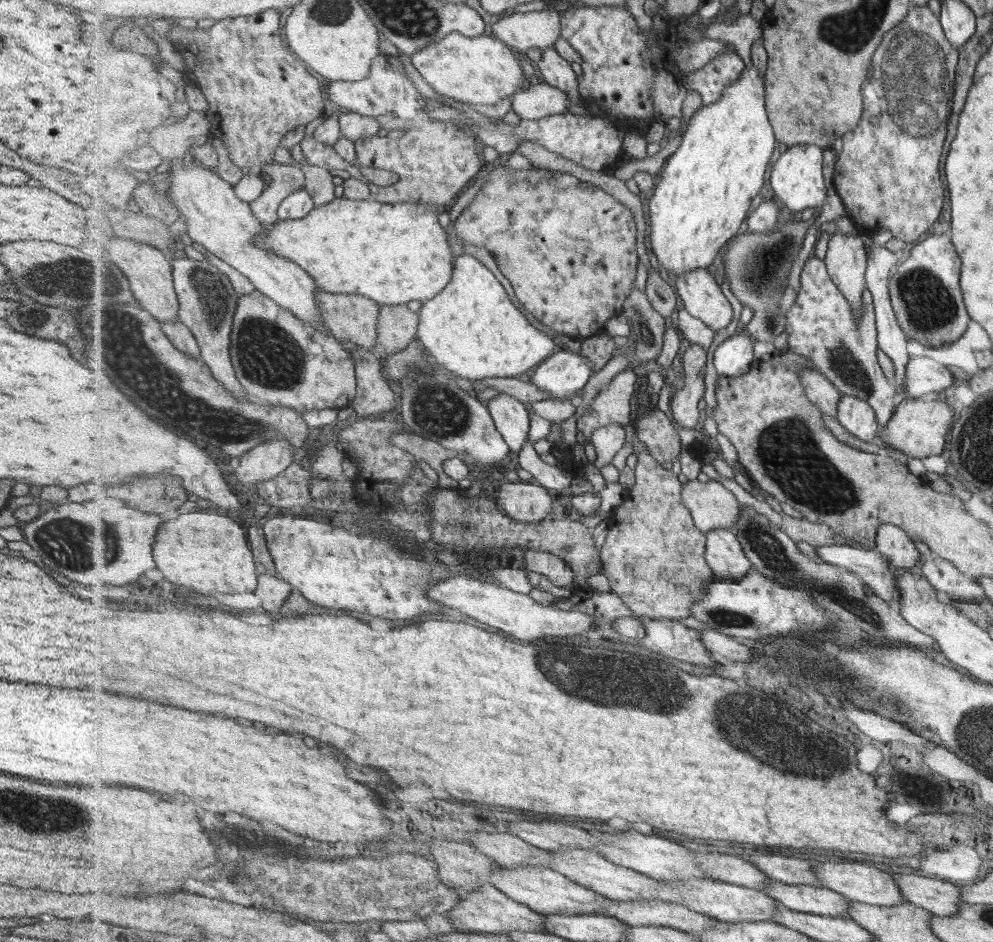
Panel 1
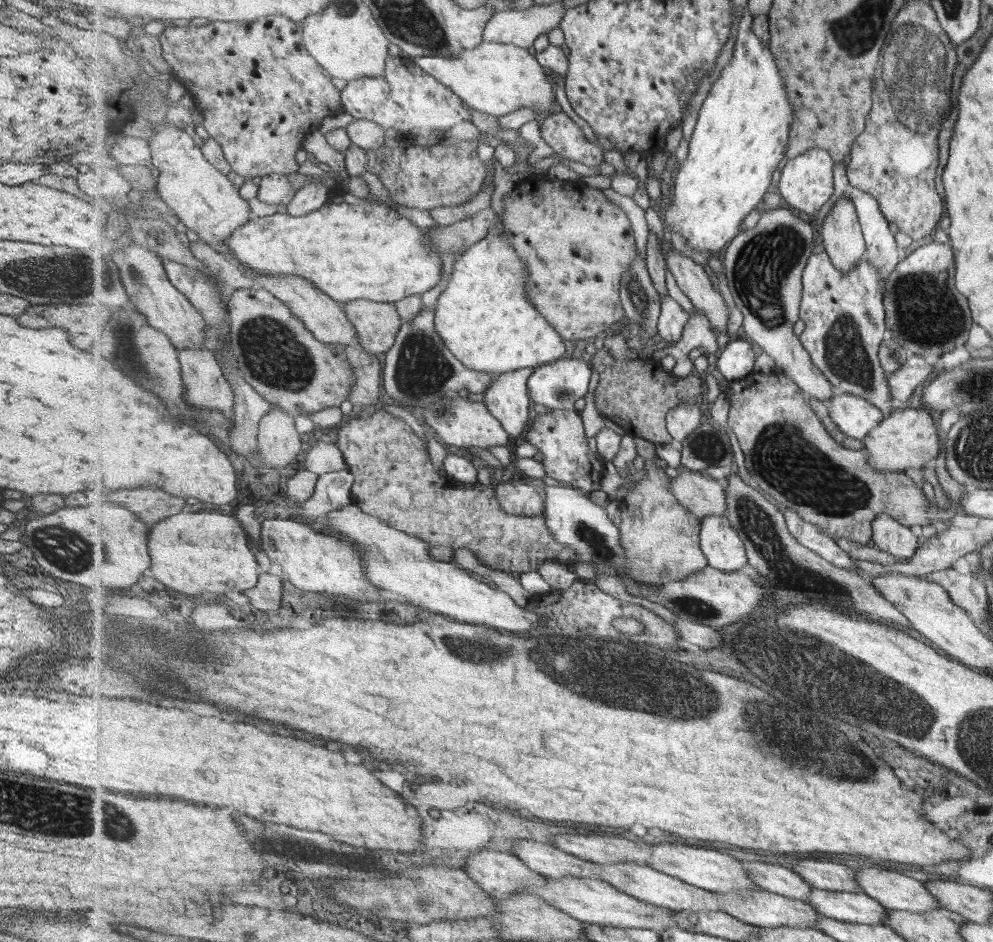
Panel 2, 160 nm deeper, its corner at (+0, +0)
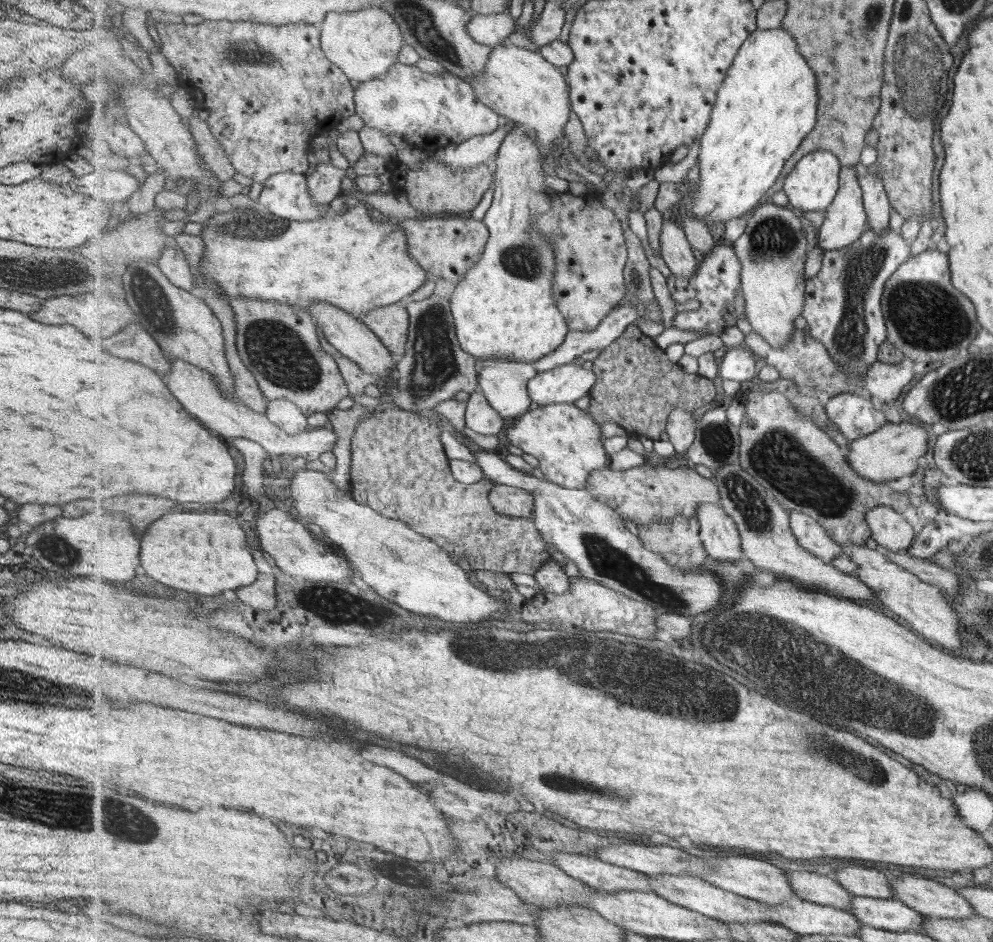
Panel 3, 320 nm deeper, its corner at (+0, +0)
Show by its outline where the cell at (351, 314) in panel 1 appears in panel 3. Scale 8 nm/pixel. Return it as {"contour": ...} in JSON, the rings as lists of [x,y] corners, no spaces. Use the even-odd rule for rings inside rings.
{"contour":[[[399,302],[389,306],[374,308],[374,310],[363,316],[360,320],[368,324],[369,328],[372,328],[373,332],[380,336],[380,339],[389,347],[393,354],[397,354],[397,356],[401,356],[401,359],[403,359],[406,344],[410,337],[410,314],[408,313],[406,303]]]}

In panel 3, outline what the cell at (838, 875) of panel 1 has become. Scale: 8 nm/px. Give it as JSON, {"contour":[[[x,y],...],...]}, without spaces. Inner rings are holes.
{"contour":[[[898,876],[892,880],[896,898],[926,917],[967,918],[976,912],[952,887],[927,878]]]}

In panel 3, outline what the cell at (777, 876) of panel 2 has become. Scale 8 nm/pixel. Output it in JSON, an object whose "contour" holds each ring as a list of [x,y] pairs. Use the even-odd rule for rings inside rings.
{"contour":[[[791,868],[786,871],[790,878],[797,898],[809,902],[837,907],[841,910],[850,910],[856,894],[845,888],[837,879],[826,879],[819,874],[811,872],[793,872]]]}

